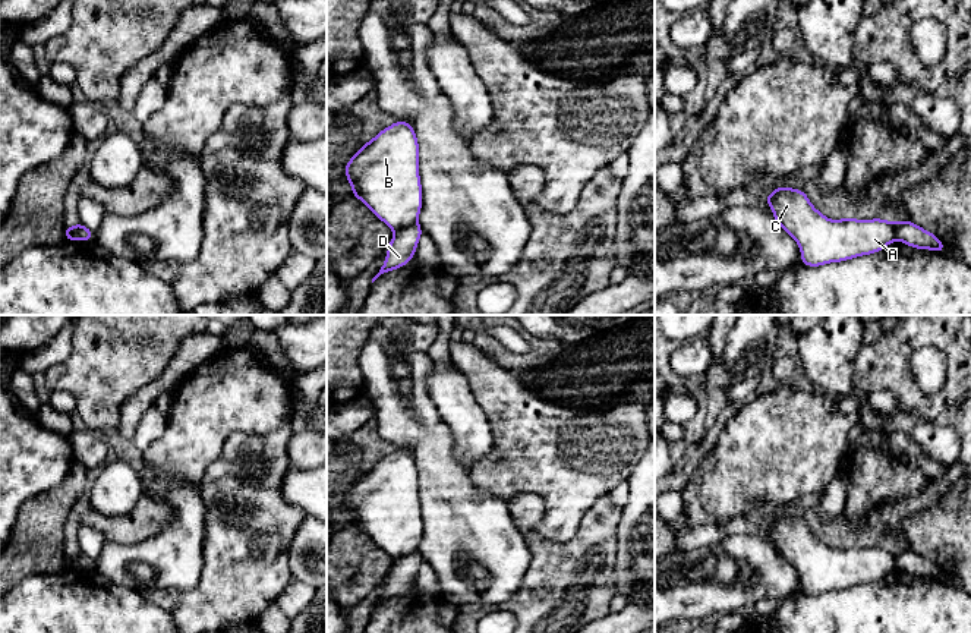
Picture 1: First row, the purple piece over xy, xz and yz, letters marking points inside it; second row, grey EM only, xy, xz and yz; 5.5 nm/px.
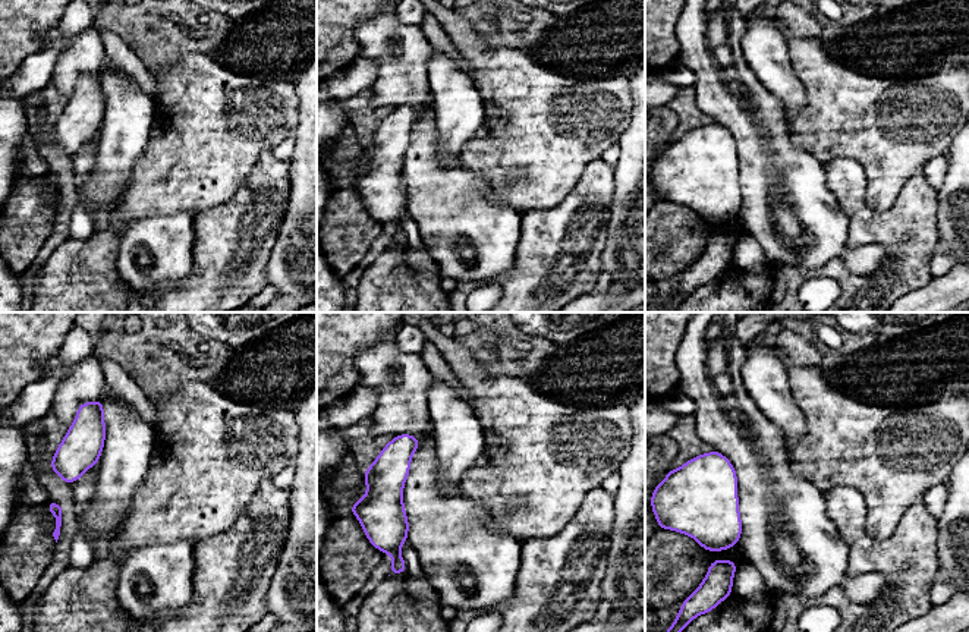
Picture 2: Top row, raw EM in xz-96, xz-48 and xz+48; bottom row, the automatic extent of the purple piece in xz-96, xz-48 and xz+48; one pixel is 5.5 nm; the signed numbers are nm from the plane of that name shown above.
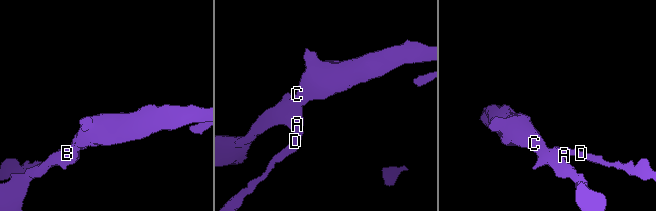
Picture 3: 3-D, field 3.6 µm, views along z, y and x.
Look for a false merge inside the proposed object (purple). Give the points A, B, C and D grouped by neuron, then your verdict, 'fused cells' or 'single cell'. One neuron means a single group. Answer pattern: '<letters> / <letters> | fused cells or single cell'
A B C / D | fused cells

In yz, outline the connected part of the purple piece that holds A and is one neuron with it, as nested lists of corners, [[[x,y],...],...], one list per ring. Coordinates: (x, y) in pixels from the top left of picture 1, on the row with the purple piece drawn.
[[[779,186],[766,198],[775,221],[792,236],[806,267],[848,261],[883,251],[895,237],[895,221],[883,218],[829,220],[817,211],[804,190]]]

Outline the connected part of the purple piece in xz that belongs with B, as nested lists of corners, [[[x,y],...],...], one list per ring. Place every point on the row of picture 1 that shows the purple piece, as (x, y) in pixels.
[[[398,120],[382,129],[369,142],[365,142],[360,149],[349,160],[344,167],[347,182],[353,186],[350,195],[360,199],[381,221],[390,226],[394,232],[417,224],[420,208],[423,205],[422,185],[419,176],[419,142],[412,125],[406,120]]]

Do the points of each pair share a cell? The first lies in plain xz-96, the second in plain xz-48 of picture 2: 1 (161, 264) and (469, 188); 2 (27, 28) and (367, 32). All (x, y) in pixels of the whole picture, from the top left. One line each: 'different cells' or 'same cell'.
1: same cell
2: different cells

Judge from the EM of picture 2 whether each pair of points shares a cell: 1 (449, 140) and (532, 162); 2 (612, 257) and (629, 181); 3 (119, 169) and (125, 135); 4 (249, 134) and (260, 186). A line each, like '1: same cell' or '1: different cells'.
1: different cells
2: same cell
3: same cell
4: different cells

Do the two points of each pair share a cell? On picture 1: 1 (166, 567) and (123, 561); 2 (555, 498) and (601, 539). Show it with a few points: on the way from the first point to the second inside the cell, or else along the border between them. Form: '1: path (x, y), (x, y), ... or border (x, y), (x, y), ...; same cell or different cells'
1: path (155, 566), (134, 566); same cell
2: border (604, 495), (567, 539), (551, 539); different cells

